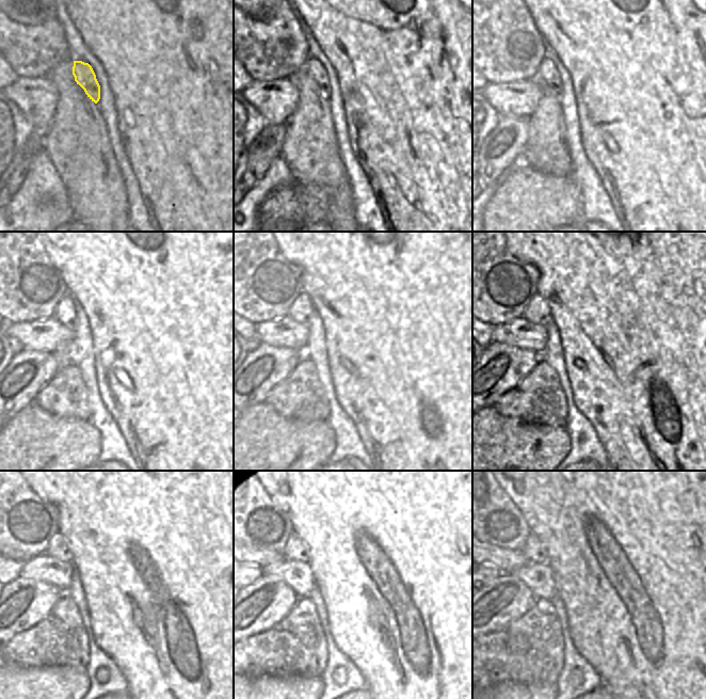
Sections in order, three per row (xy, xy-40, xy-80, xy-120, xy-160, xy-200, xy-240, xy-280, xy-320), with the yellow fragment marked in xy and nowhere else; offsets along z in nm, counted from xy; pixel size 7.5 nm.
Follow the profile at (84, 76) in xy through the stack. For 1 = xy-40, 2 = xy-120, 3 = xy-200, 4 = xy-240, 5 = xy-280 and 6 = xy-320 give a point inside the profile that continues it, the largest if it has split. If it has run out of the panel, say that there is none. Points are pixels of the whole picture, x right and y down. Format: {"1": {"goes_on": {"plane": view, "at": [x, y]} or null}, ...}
{"1": {"goes_on": {"plane": "xy-40", "at": [314, 67]}}, "2": {"goes_on": {"plane": "xy-120", "at": [64, 313]}}, "3": {"goes_on": {"plane": "xy-200", "at": [538, 311]}}, "4": {"goes_on": {"plane": "xy-240", "at": [58, 549]}}, "5": {"goes_on": {"plane": "xy-280", "at": [294, 550]}}, "6": {"goes_on": {"plane": "xy-320", "at": [533, 550]}}}

